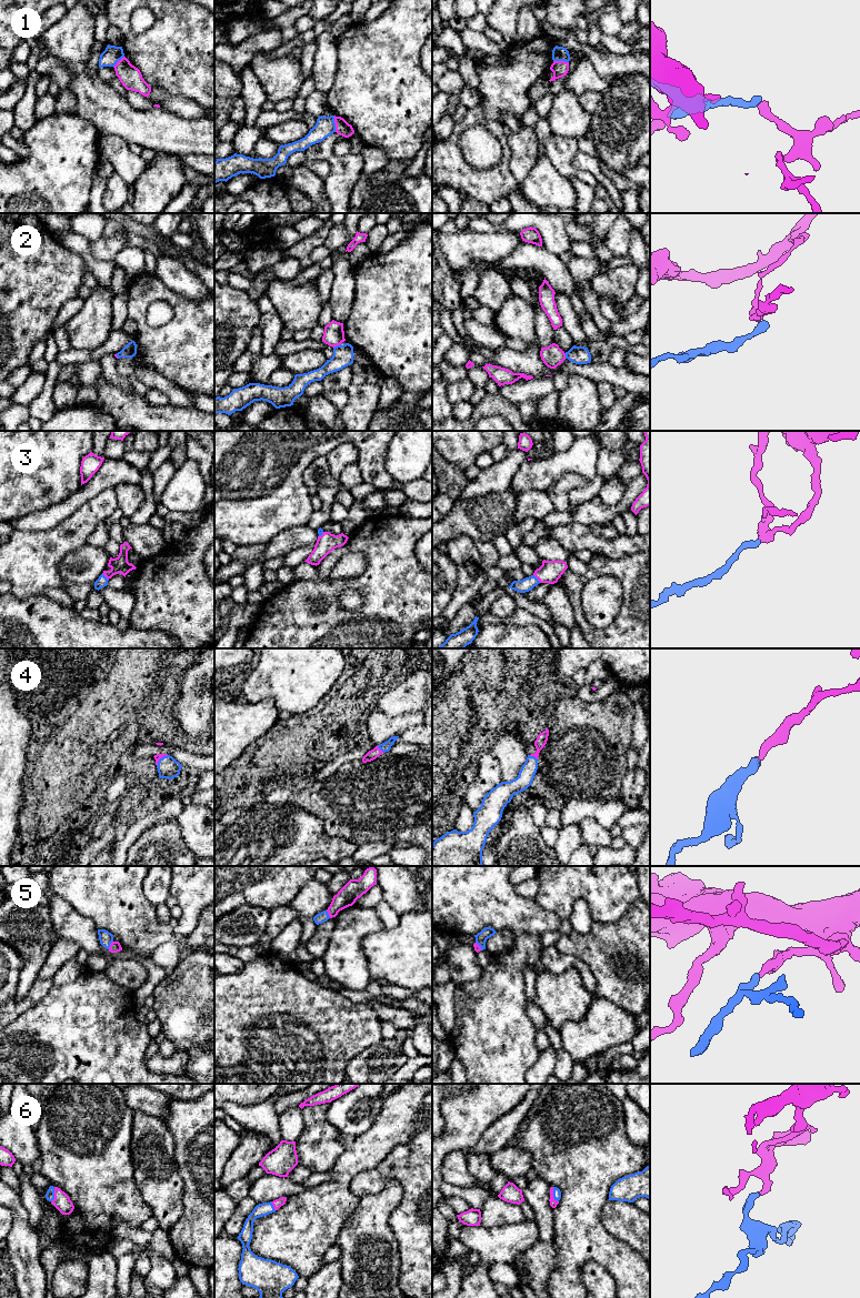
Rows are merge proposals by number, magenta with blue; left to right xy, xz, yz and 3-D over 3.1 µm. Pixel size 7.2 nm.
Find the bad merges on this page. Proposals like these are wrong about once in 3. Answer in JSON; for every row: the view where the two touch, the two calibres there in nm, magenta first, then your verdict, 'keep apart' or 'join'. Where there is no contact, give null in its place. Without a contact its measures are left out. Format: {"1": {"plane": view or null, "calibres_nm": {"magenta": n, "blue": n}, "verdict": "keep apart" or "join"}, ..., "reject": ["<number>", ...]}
{"1": {"plane": "xz", "calibres_nm": {"magenta": 100, "blue": 140}, "verdict": "keep apart"}, "2": {"plane": "xz", "calibres_nm": {"magenta": 150, "blue": 150}, "verdict": "keep apart"}, "3": {"plane": "yz", "calibres_nm": {"magenta": 160, "blue": 100}, "verdict": "join"}, "4": {"plane": "yz", "calibres_nm": {"magenta": 80, "blue": 120}, "verdict": "join"}, "5": {"plane": "xy", "calibres_nm": {"magenta": 80, "blue": 100}, "verdict": "join"}, "6": {"plane": "yz", "calibres_nm": {"magenta": 50, "blue": 60}, "verdict": "join"}, "reject": ["1", "2"]}

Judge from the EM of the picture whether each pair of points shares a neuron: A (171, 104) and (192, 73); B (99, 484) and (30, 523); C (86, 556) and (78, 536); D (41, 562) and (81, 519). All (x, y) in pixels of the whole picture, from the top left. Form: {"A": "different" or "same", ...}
{"A": "different", "B": "same", "C": "different", "D": "same"}

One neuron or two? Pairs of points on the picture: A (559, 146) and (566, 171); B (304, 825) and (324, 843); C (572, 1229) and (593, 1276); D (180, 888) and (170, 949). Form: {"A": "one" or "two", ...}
{"A": "one", "B": "one", "C": "two", "D": "one"}

